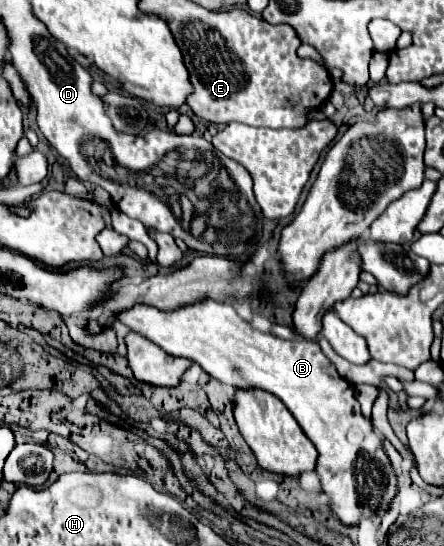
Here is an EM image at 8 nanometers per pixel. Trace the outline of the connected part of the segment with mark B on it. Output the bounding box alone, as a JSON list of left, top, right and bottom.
[117,298,395,524]

